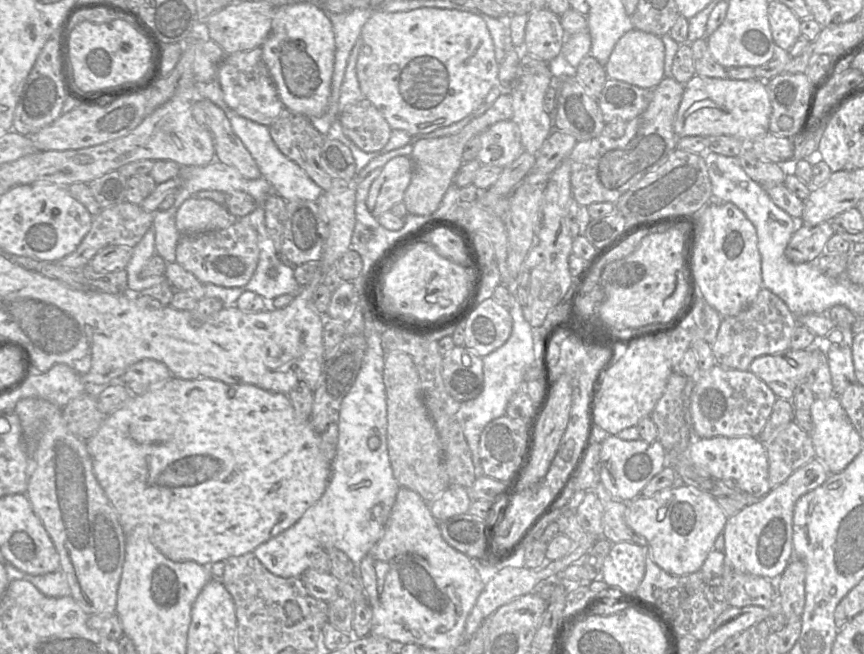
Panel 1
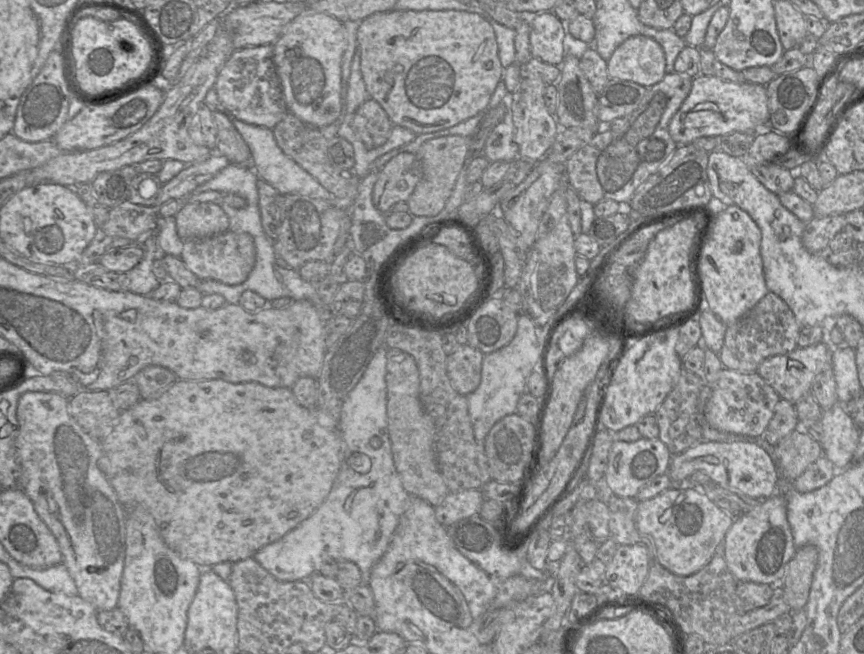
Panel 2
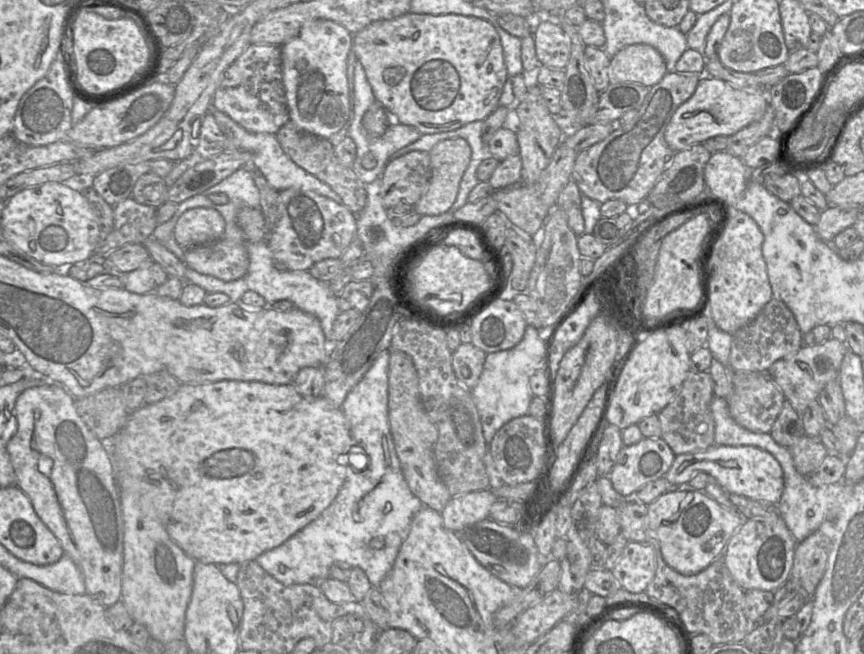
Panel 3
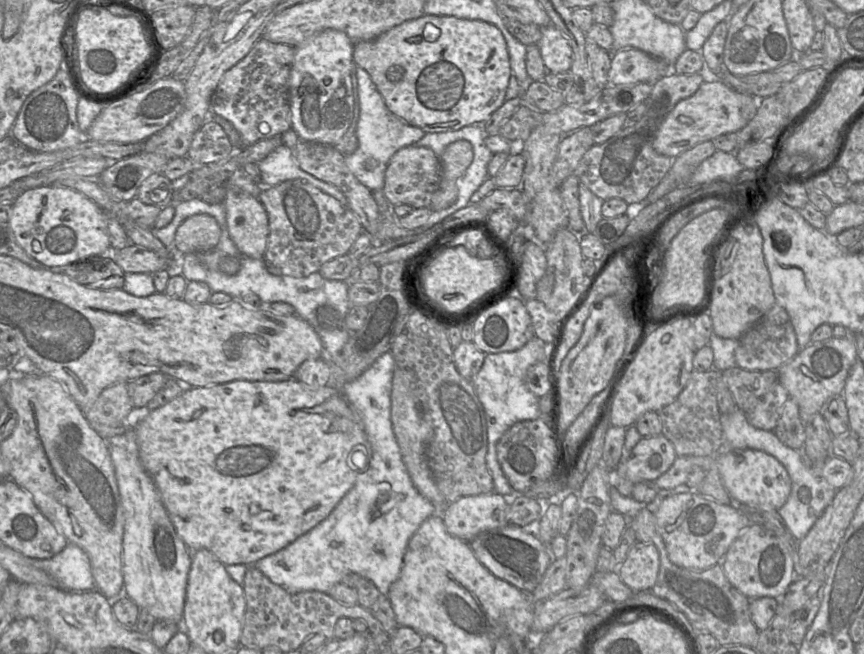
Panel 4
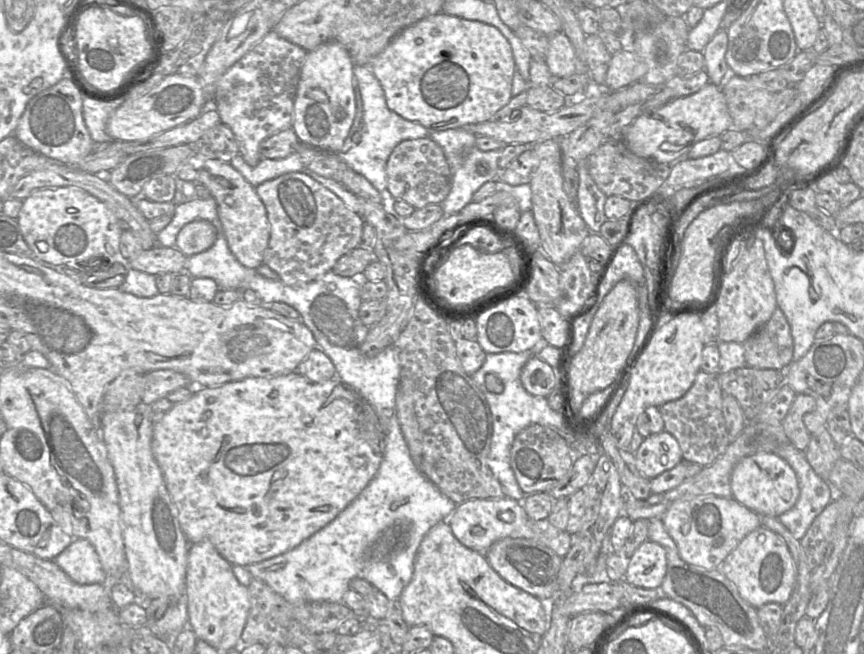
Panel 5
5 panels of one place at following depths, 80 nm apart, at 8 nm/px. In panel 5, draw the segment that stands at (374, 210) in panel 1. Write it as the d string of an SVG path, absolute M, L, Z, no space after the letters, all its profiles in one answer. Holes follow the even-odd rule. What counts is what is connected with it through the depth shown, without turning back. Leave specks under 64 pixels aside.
M430 137L404 140L390 154L386 163L387 190L397 200L401 199L414 208L440 204L452 186L452 171L443 149Z

